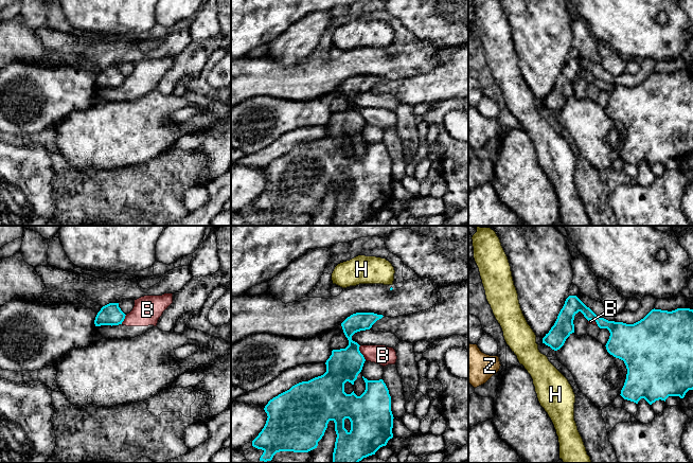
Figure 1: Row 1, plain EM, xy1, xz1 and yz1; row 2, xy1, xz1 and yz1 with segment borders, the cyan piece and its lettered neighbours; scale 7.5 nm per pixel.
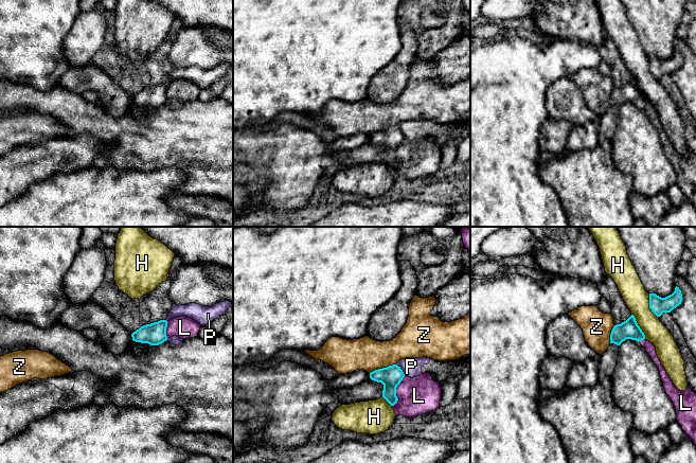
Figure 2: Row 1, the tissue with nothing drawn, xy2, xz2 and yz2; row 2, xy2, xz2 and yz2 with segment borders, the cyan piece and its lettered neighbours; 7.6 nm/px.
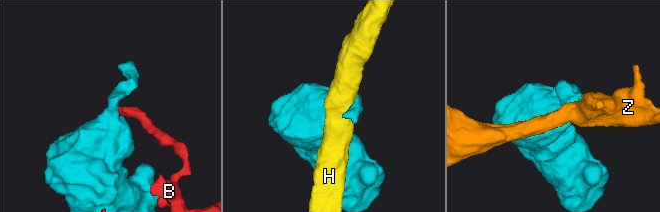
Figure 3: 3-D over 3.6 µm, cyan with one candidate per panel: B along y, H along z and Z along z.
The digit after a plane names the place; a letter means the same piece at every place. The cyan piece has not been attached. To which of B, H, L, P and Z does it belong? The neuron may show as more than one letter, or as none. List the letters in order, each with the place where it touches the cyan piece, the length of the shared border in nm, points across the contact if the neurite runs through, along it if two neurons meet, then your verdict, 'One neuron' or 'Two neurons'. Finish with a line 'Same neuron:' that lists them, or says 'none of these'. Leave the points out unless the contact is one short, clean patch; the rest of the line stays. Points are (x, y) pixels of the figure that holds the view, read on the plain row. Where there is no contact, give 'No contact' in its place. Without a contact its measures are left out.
B: Touches cyan at xz1 (360, 116). Shared border 120 nm. Boundary: xz1 (359, 108), (359, 114), (366, 122). Two neurons
H: Touches cyan at yz2 (639, 89). Shared border 220 nm. Boundary: yz2 (631, 76), (645, 101). Two neurons
L: Touches cyan at xz2 (395, 154). Shared border 260 nm. Boundary: xz2 (405, 139), (396, 150), (397, 163), (392, 168). Two neurons
P: Touches cyan at xz2 (402, 132). Shared border 110 nm. Boundary: xz2 (396, 127), (405, 138). Two neurons
Z: Touches cyan at xz2 (382, 130). Shared border 220 nm. Boundary: xz2 (396, 126), (375, 131), (369, 136). Two neurons
Same neuron: none of these

